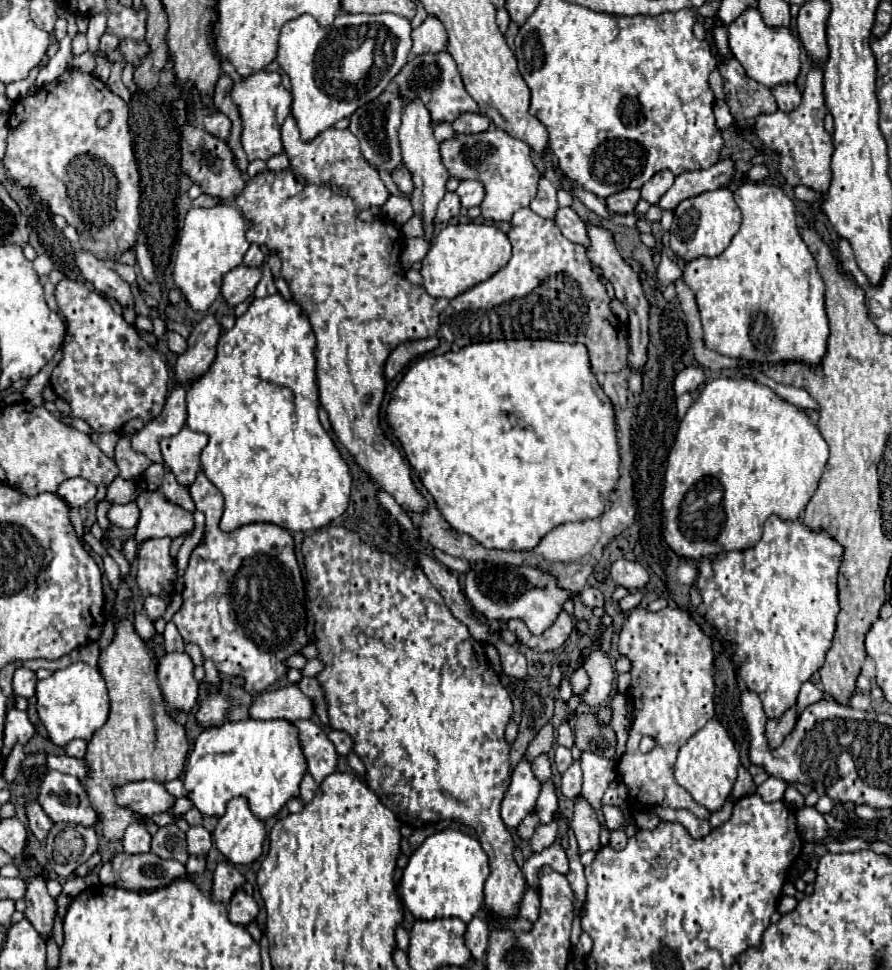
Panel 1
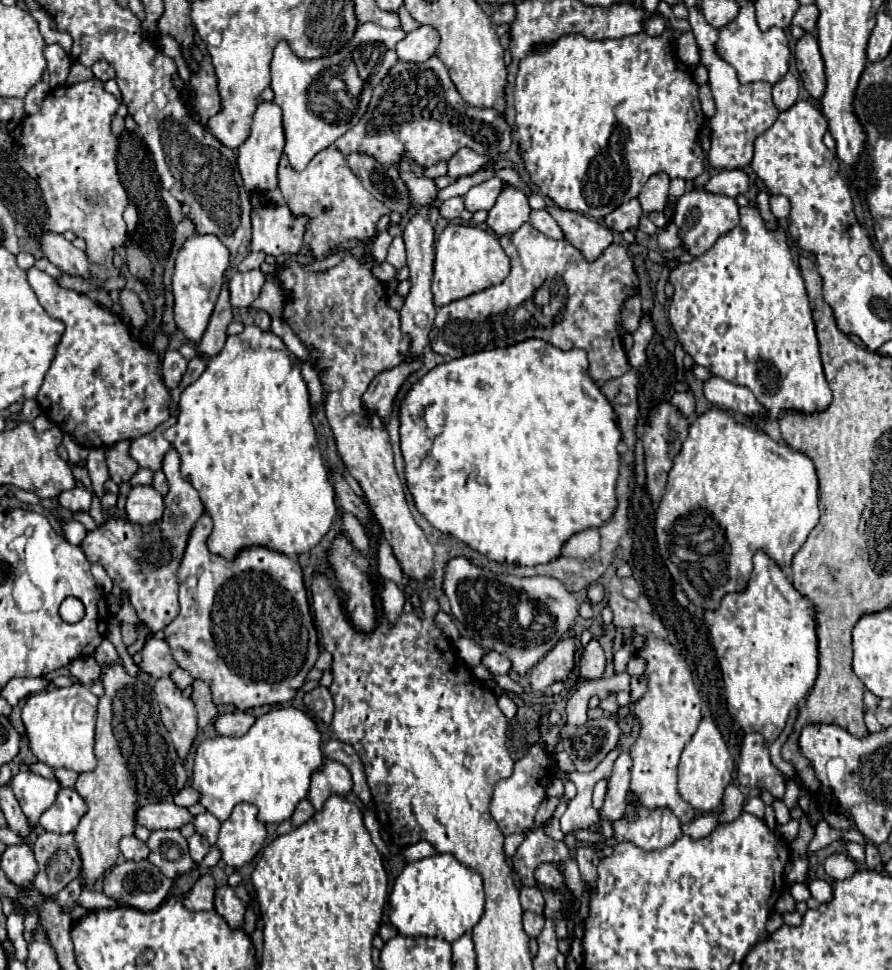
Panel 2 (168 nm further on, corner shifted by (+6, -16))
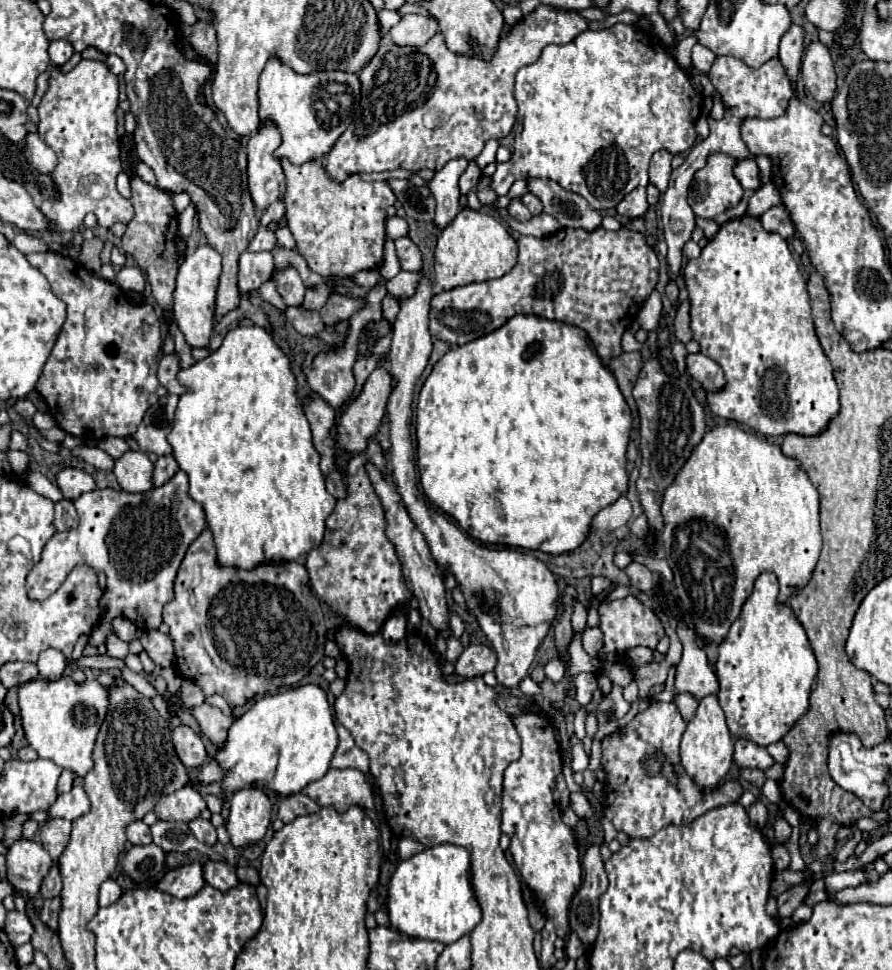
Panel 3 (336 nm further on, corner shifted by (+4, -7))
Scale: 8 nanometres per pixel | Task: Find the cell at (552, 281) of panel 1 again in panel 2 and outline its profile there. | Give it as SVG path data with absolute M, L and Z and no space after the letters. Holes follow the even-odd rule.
M524 224L516 232L500 236L500 244L512 262L510 276L498 286L490 286L482 292L470 294L466 298L454 300L438 308L432 340L434 352L452 360L482 350L512 346L528 338L542 338L560 350L586 350L590 362L590 376L596 382L618 378L630 370L622 340L618 336L618 326L622 322L624 302L638 292L638 276L634 272L632 254L628 252L626 244L612 242L594 262L588 262L584 254L578 248L574 248L568 240L552 240L542 232L536 232L532 224Z

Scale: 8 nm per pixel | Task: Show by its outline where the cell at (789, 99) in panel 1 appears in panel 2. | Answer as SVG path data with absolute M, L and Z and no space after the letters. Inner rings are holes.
M786 72L784 80L778 80L774 84L772 96L774 96L774 104L778 106L778 110L788 110L798 98L798 80L796 80L796 76L792 72Z

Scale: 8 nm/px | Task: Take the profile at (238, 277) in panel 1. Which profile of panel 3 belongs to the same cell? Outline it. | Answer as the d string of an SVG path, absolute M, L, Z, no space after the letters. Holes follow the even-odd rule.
M248 253L240 255L240 271L238 271L238 287L242 293L250 293L258 289L272 277L274 259L272 253Z

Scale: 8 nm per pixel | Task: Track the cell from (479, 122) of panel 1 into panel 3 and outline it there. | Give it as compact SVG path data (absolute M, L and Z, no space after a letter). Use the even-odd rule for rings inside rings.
M456 157L448 161L440 171L436 171L436 177L430 181L430 191L436 199L436 217L434 223L444 229L456 215L458 215L458 177L468 167L466 157Z

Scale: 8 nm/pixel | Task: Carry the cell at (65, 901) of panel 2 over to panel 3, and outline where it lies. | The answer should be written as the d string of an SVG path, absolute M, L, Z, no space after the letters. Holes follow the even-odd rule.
M54 897L54 899L46 899L44 905L42 905L42 921L52 929L56 931L58 929L58 915L60 915L60 907L62 907L62 899L60 897Z

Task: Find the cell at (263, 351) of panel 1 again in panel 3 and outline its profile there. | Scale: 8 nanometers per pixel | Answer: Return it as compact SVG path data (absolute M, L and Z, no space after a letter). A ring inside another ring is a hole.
M240 325L240 327L230 329L228 335L224 337L222 347L218 351L210 353L206 359L194 363L192 367L182 369L178 373L178 381L186 387L186 393L178 401L176 419L174 419L174 427L168 435L168 441L174 447L174 459L178 461L180 469L188 473L190 497L204 507L208 527L214 535L214 545L216 545L216 551L218 551L218 563L234 565L234 567L240 567L240 569L250 569L250 567L256 567L258 563L264 563L266 559L274 559L274 561L298 559L302 553L308 553L310 549L318 547L318 543L322 541L322 535L324 535L326 517L334 511L336 499L326 491L326 479L320 471L320 455L314 449L310 425L308 425L308 419L304 415L302 403L298 399L298 383L296 383L290 359L274 343L270 333L264 327L258 327L258 325L252 325L252 327Z

